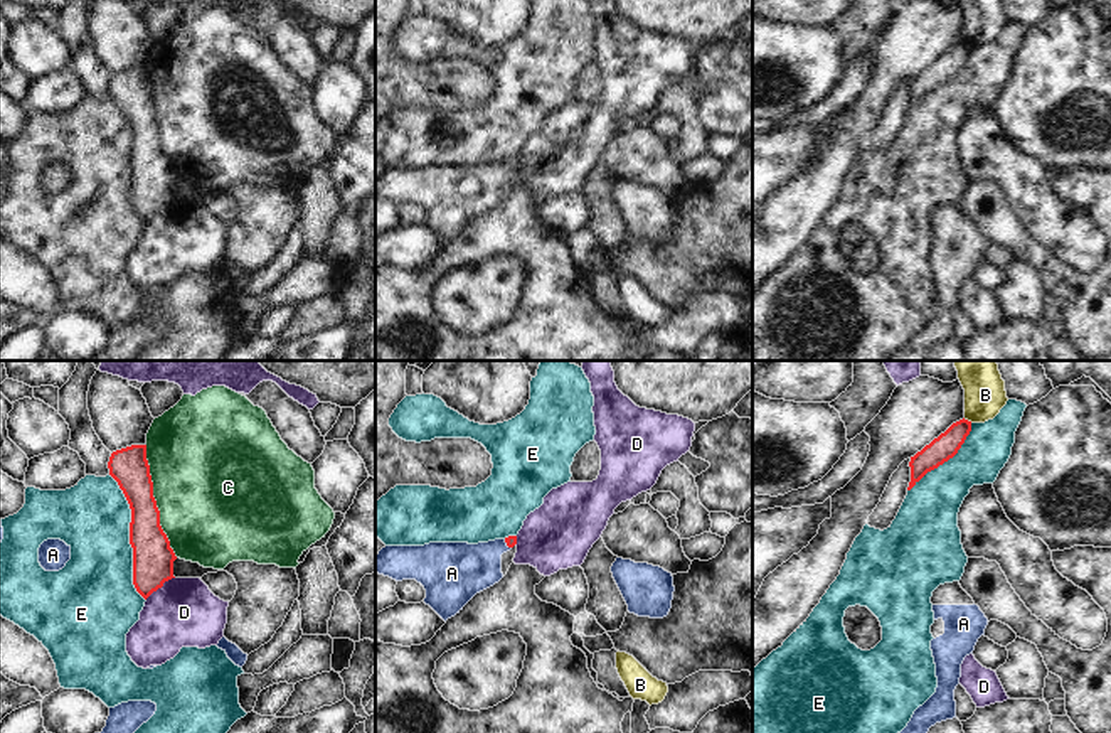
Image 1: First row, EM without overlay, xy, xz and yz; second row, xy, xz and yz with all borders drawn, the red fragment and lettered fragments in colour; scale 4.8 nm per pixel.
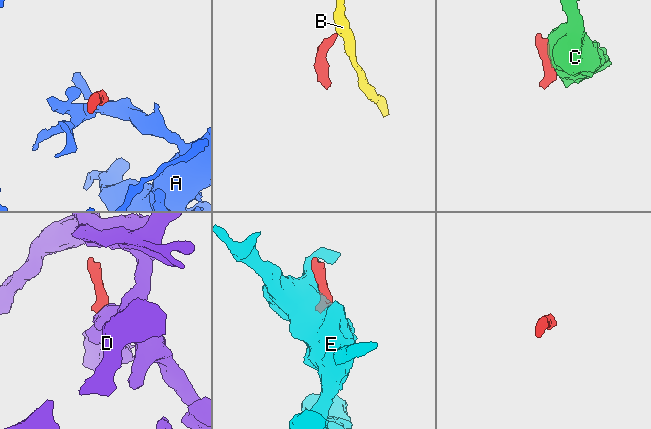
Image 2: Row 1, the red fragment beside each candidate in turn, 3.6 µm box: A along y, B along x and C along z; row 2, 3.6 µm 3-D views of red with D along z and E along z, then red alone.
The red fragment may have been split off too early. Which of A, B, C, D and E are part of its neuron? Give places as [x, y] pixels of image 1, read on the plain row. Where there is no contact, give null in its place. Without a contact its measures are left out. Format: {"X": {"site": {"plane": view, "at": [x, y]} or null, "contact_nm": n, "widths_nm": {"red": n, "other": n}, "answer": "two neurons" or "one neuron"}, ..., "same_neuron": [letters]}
{"A": {"site": {"plane": "xz", "at": [507, 167]}, "contact_nm": 60, "widths_nm": {"red": 50, "other": 260}, "answer": "one neuron"}, "B": {"site": {"plane": "yz", "at": [967, 42]}, "contact_nm": 50, "widths_nm": {"red": 120, "other": 190}, "answer": "two neurons"}, "C": {"site": {"plane": "xy", "at": [155, 123]}, "contact_nm": 550, "widths_nm": {"red": 190, "other": 500}, "answer": "two neurons"}, "D": {"site": {"plane": "xy", "at": [159, 209]}, "contact_nm": 180, "widths_nm": {"red": 190, "other": 320}, "answer": "two neurons"}, "E": {"site": {"plane": "xy", "at": [130, 160]}, "contact_nm": 650, "widths_nm": {"red": 190, "other": 360}, "answer": "two neurons"}, "same_neuron": ["A"]}

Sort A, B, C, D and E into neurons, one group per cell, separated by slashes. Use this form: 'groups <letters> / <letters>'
groups A / B / C / D / E

